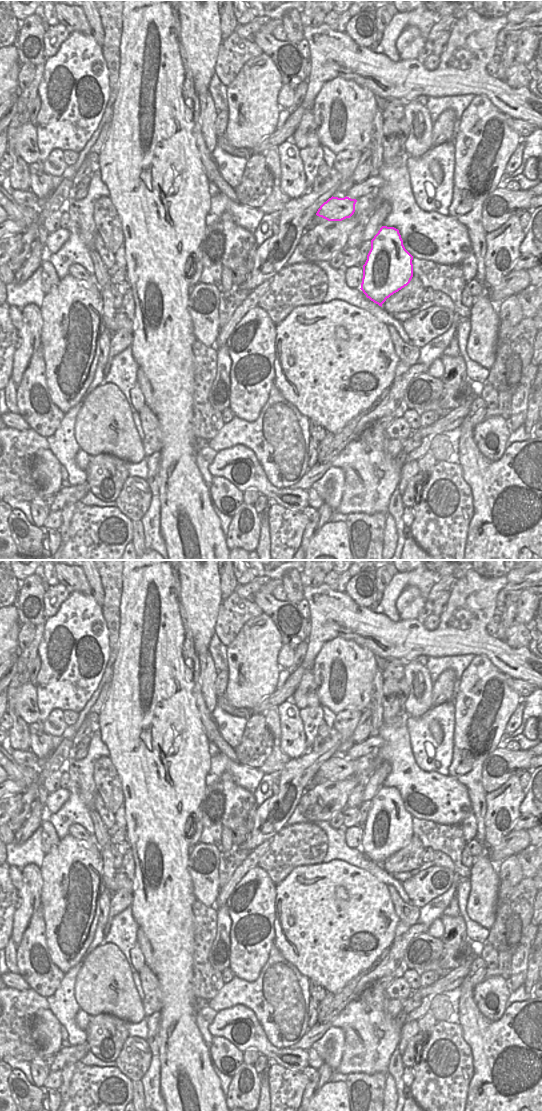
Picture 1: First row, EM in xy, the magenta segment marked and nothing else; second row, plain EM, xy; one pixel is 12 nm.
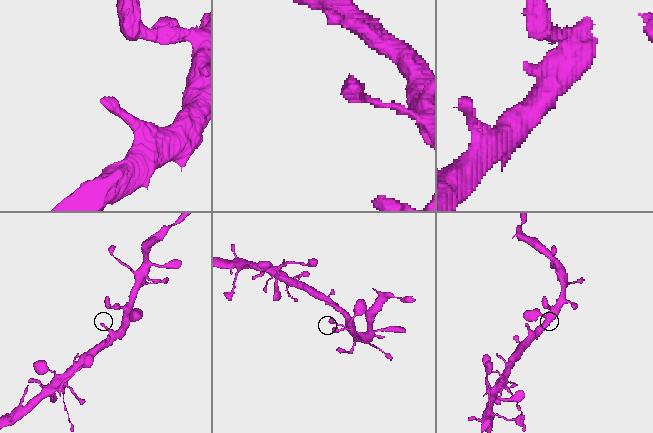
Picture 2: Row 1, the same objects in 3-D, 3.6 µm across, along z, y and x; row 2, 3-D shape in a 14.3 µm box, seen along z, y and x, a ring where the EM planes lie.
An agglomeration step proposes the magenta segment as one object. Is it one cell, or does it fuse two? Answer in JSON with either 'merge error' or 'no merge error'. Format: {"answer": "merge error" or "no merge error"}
{"answer": "no merge error"}

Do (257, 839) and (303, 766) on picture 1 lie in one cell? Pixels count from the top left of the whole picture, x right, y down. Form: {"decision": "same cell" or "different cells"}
{"decision": "same cell"}

